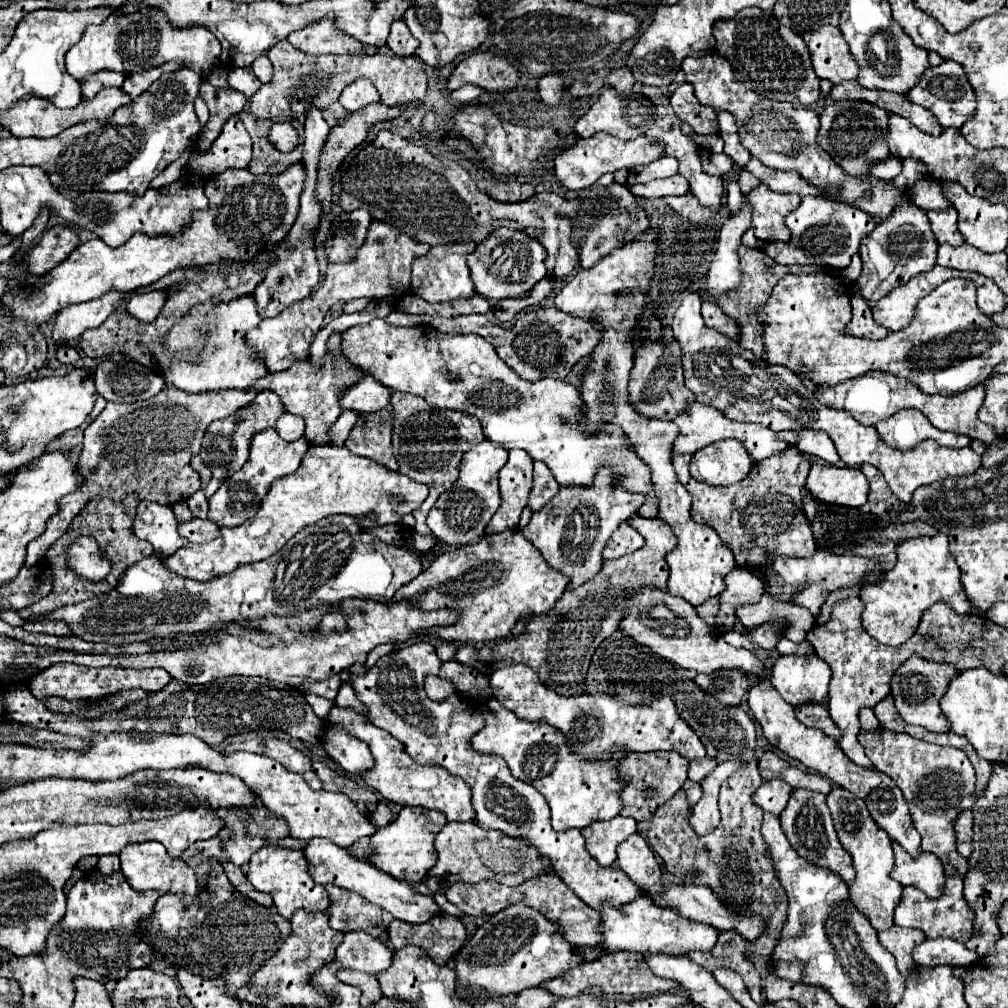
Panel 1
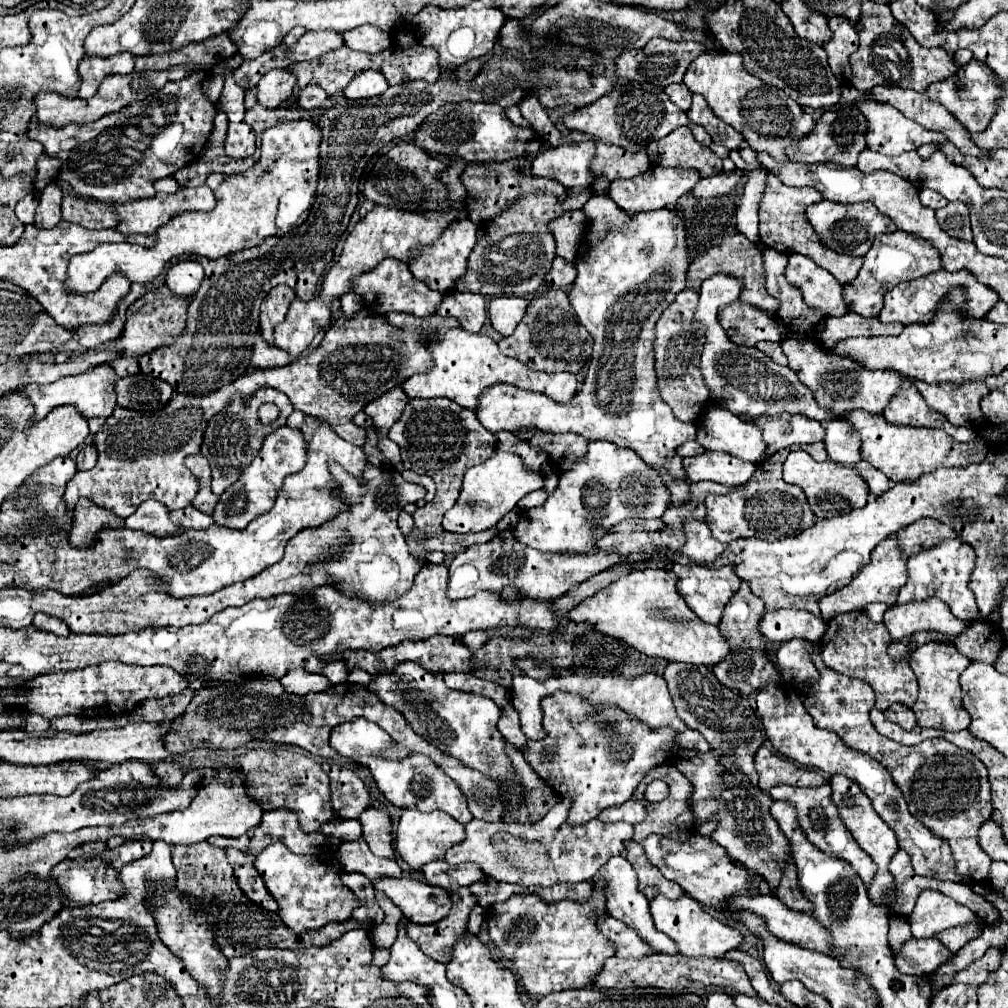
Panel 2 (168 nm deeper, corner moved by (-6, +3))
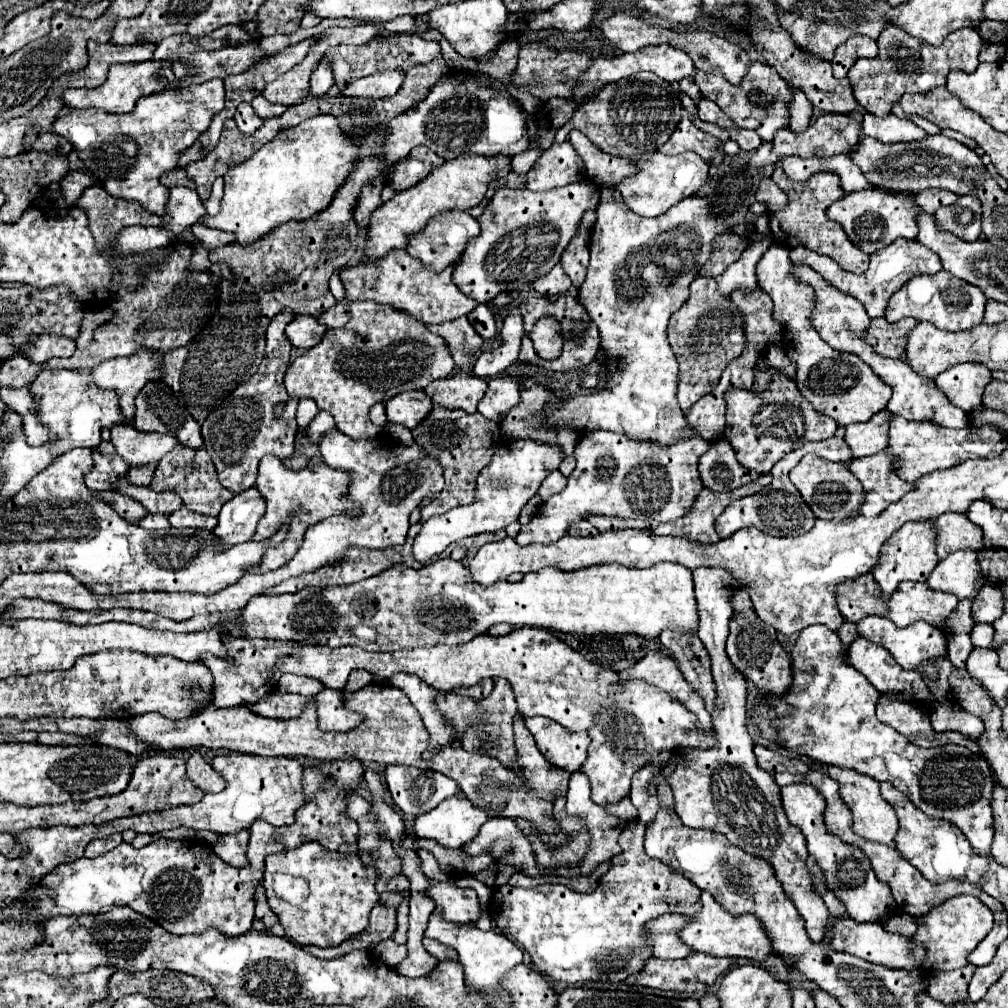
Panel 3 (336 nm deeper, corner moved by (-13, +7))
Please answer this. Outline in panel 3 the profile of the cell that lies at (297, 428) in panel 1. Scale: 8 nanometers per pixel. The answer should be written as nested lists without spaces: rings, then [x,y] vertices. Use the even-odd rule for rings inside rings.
[[[302,398],[300,404],[298,404],[298,412],[296,412],[298,426],[300,426],[300,428],[306,428],[316,414],[318,414],[316,402],[314,402],[314,400],[308,400],[308,398]]]

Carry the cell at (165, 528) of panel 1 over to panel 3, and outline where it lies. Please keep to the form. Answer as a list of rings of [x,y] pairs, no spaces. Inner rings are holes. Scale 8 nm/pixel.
[[[146,514],[138,524],[146,530],[168,530],[170,528],[170,522],[164,514]]]

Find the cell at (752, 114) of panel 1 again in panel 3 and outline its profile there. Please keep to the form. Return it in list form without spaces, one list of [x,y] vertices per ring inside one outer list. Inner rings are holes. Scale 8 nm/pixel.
[[[752,62],[740,84],[730,84],[720,70],[714,70],[714,72],[698,70],[694,76],[694,82],[698,84],[704,98],[716,102],[722,108],[722,112],[730,120],[734,120],[740,128],[754,130],[762,138],[762,142],[772,142],[772,138],[778,130],[788,128],[788,122],[790,122],[788,108],[790,108],[790,100],[792,100],[792,90],[778,76],[778,72],[768,64]]]

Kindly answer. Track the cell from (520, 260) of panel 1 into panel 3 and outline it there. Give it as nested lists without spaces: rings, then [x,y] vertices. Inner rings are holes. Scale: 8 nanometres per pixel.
[[[574,182],[562,188],[552,188],[548,192],[532,192],[528,188],[522,190],[510,190],[500,188],[492,196],[488,208],[478,218],[480,222],[480,236],[468,244],[464,256],[454,266],[452,280],[454,284],[476,302],[488,302],[496,298],[498,294],[520,294],[522,288],[530,286],[536,278],[548,274],[558,262],[568,246],[570,238],[574,236],[578,222],[586,210],[596,210],[596,204],[600,200],[600,186],[594,182]]]

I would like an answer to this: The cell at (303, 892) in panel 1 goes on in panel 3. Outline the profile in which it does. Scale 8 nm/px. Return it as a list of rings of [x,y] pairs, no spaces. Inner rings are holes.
[[[300,844],[292,850],[282,850],[278,854],[266,856],[264,868],[264,888],[270,908],[276,912],[280,924],[284,926],[286,936],[298,944],[316,944],[316,946],[338,946],[350,936],[362,932],[368,926],[368,914],[378,904],[378,892],[374,890],[376,872],[360,864],[358,854],[340,854],[320,848],[320,844]]]

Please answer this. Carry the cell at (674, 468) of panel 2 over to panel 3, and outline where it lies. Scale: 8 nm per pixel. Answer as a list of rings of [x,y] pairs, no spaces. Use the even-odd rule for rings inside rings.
[[[588,432],[588,436],[582,436],[582,440],[574,448],[576,456],[576,468],[568,478],[568,486],[546,500],[538,512],[532,516],[528,524],[524,524],[516,536],[516,542],[526,544],[552,544],[558,542],[572,524],[584,520],[584,516],[590,514],[602,514],[602,516],[620,516],[620,518],[642,518],[650,522],[670,522],[692,506],[692,500],[698,496],[702,488],[702,480],[698,474],[698,458],[708,450],[708,442],[700,436],[682,440],[672,444],[670,448],[660,448],[654,442],[642,442],[642,440],[630,440],[624,434],[612,434],[612,432]]]

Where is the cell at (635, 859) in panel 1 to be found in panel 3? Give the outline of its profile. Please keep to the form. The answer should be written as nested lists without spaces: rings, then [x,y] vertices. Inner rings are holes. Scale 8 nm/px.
[[[640,820],[628,822],[618,842],[622,854],[612,858],[610,870],[600,876],[598,888],[590,894],[574,892],[562,884],[540,884],[534,888],[504,884],[494,890],[488,912],[494,914],[496,926],[504,932],[504,936],[522,946],[530,954],[538,972],[542,972],[542,976],[552,982],[566,982],[570,986],[596,980],[622,982],[626,976],[636,972],[636,968],[644,964],[644,960],[652,956],[652,952],[648,952],[648,944],[640,940],[640,928],[648,920],[654,920],[666,912],[696,914],[700,910],[700,890],[684,876],[672,872],[664,862],[648,858],[648,854],[644,852],[644,824],[640,824]]]

